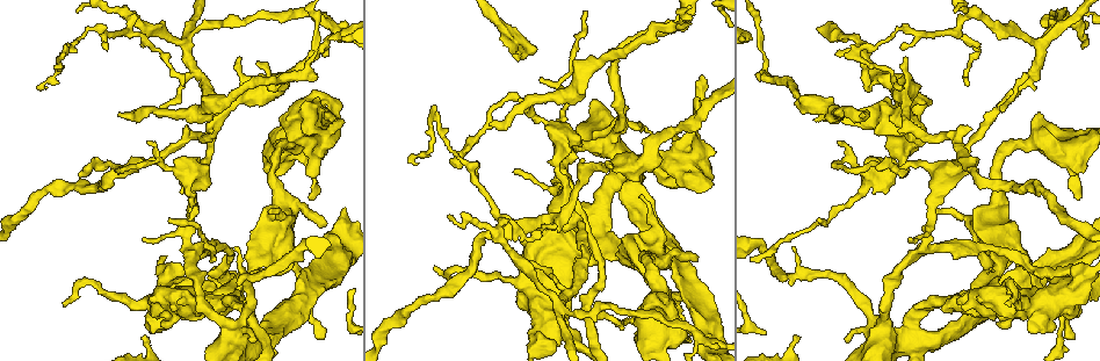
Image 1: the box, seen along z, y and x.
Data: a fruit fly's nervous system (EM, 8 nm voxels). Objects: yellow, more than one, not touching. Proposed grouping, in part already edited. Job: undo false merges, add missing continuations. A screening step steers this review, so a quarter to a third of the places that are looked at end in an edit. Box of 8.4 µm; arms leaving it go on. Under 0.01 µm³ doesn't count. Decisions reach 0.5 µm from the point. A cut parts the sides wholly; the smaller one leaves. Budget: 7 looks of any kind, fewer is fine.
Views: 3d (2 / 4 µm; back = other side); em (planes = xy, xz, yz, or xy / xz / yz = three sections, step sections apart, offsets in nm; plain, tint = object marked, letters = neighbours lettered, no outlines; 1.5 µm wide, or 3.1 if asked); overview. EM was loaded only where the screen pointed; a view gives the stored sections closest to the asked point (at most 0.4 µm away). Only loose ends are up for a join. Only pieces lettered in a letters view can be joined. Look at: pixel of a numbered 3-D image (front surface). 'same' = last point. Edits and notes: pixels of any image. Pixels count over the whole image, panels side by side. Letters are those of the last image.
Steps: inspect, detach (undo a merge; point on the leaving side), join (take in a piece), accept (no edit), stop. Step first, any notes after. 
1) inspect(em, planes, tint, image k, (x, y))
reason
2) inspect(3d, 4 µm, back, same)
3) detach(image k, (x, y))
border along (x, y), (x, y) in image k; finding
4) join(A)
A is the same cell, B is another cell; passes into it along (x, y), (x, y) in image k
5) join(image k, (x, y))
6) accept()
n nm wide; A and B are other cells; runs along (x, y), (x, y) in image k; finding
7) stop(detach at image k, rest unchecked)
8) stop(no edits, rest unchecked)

inspect(em, xy, step 4, letters, image 1, (860, 114))
free end

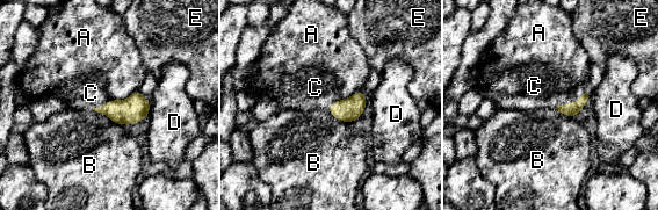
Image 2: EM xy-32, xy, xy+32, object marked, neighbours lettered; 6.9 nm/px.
inspect(em, planes, letters, same)

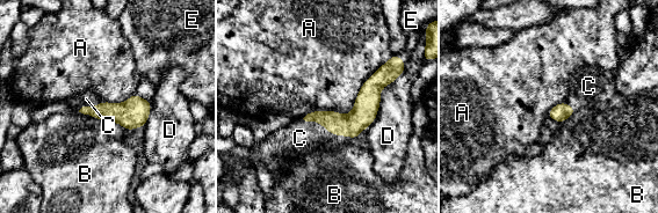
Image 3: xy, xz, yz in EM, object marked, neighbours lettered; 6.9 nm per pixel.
join(C)
A touches over 600 nm; C is the same cell, A, B, D and E are other cells; passes into it along (351, 125), (327, 130), (299, 138) in image 3; the neuron continues

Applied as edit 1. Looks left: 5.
inspect(overview)
redraw

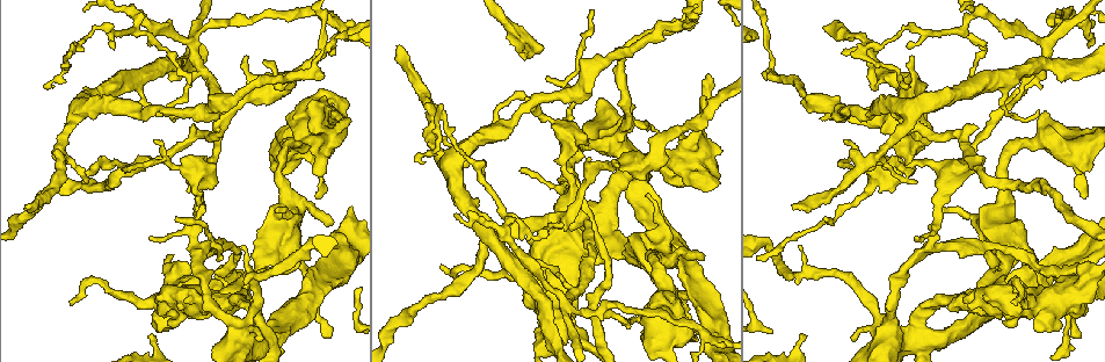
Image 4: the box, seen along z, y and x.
inspect(3d, 2 µm, image 4, (793, 205))
branch stops here

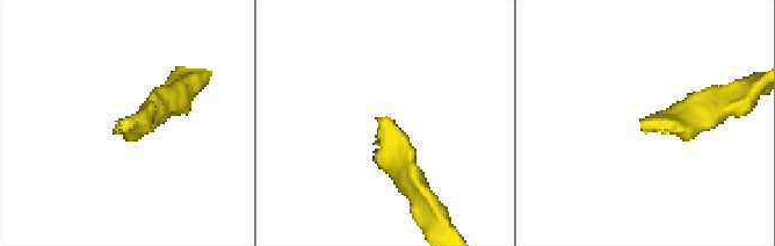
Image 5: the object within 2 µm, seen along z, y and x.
inspect(em, yz, step 8, letters, image 5, (387, 117))

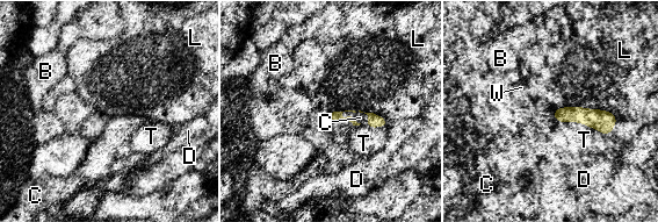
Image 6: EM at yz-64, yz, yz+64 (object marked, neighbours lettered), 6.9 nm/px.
inspect(em, xz, step 4, letters, same)

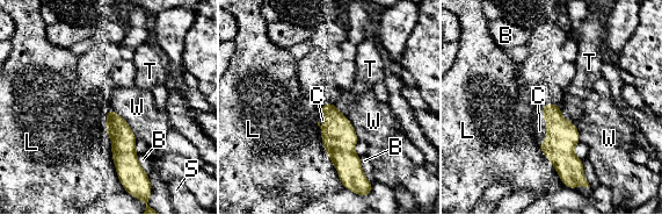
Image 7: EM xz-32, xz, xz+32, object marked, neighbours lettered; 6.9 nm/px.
join(C)
C is the same cell, B, L, S, T and W are other cells; the neuron continues

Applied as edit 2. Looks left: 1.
stop(join at image 3, join at image 7, rest unchecked)

